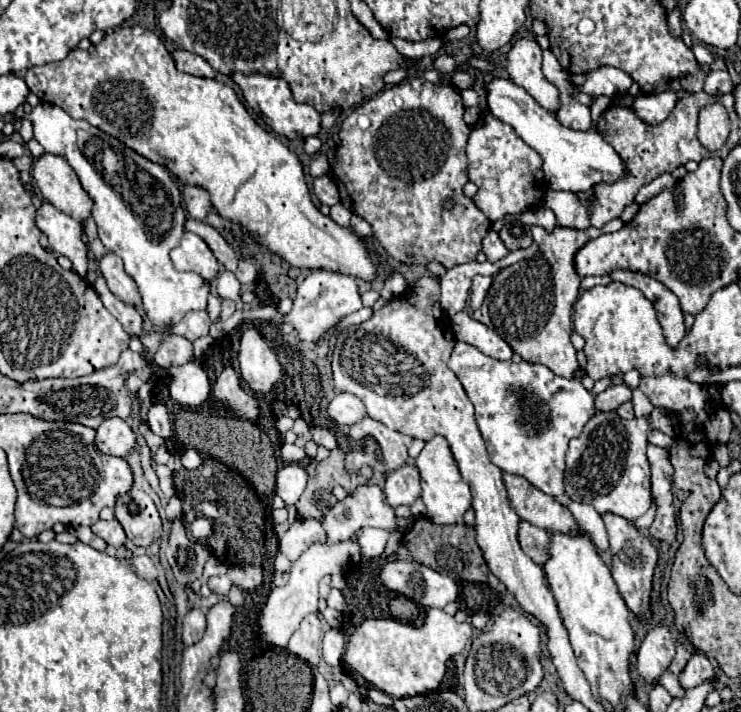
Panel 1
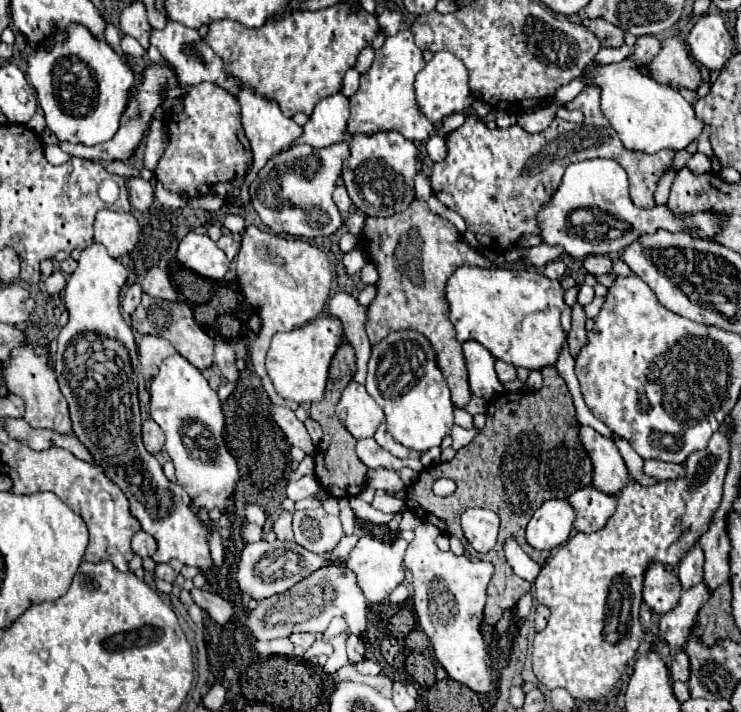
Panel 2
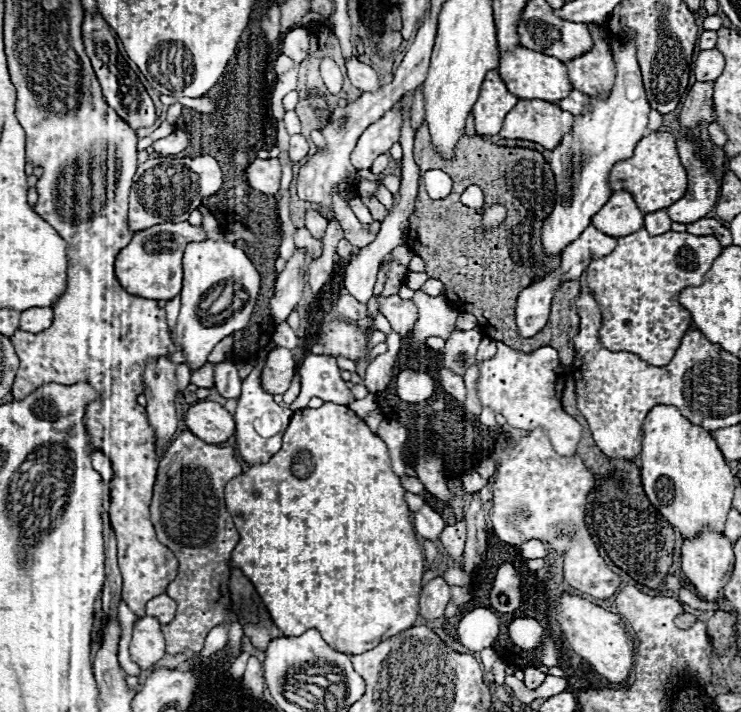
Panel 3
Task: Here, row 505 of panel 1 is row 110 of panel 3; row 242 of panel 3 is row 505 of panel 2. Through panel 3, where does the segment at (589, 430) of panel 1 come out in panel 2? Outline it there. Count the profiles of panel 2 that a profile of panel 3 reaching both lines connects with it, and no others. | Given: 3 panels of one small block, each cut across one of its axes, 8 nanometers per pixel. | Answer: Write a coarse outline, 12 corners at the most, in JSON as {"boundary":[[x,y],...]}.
{"boundary":[[548,500],[526,526],[536,550],[564,544],[574,512],[566,500]]}

